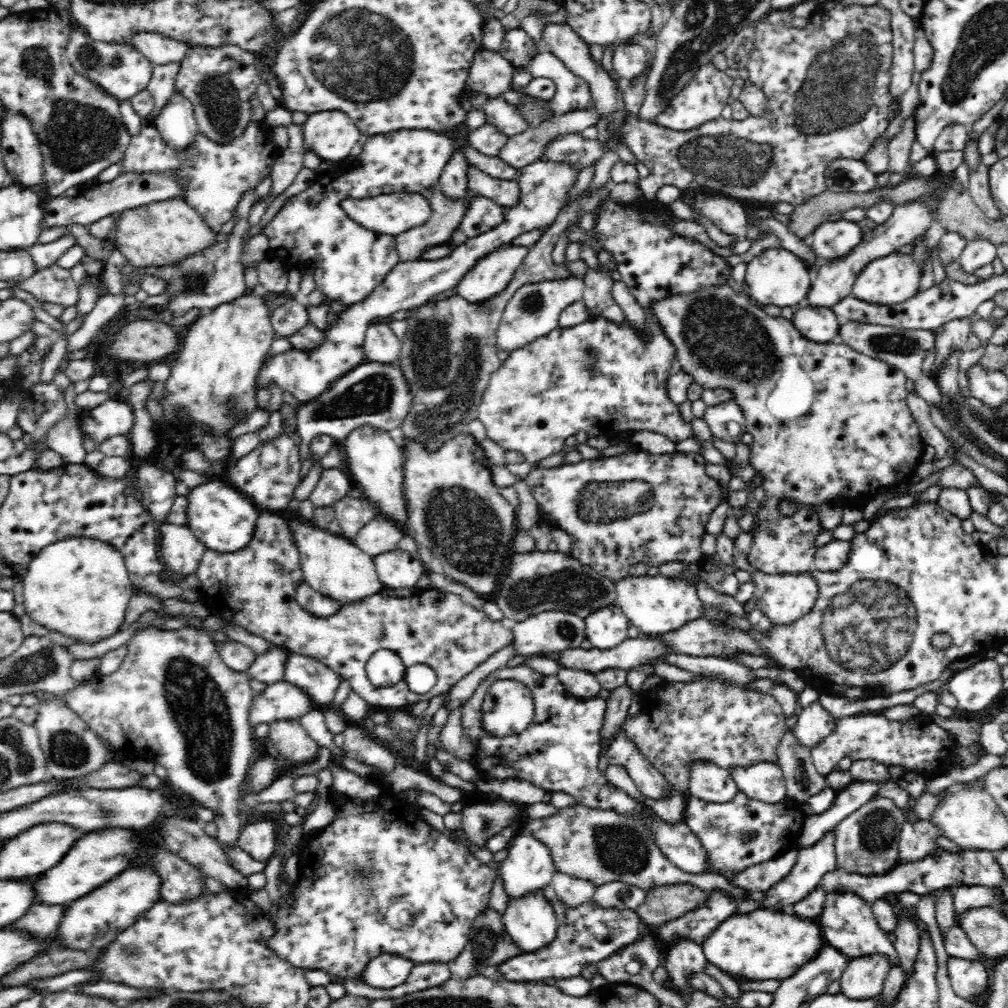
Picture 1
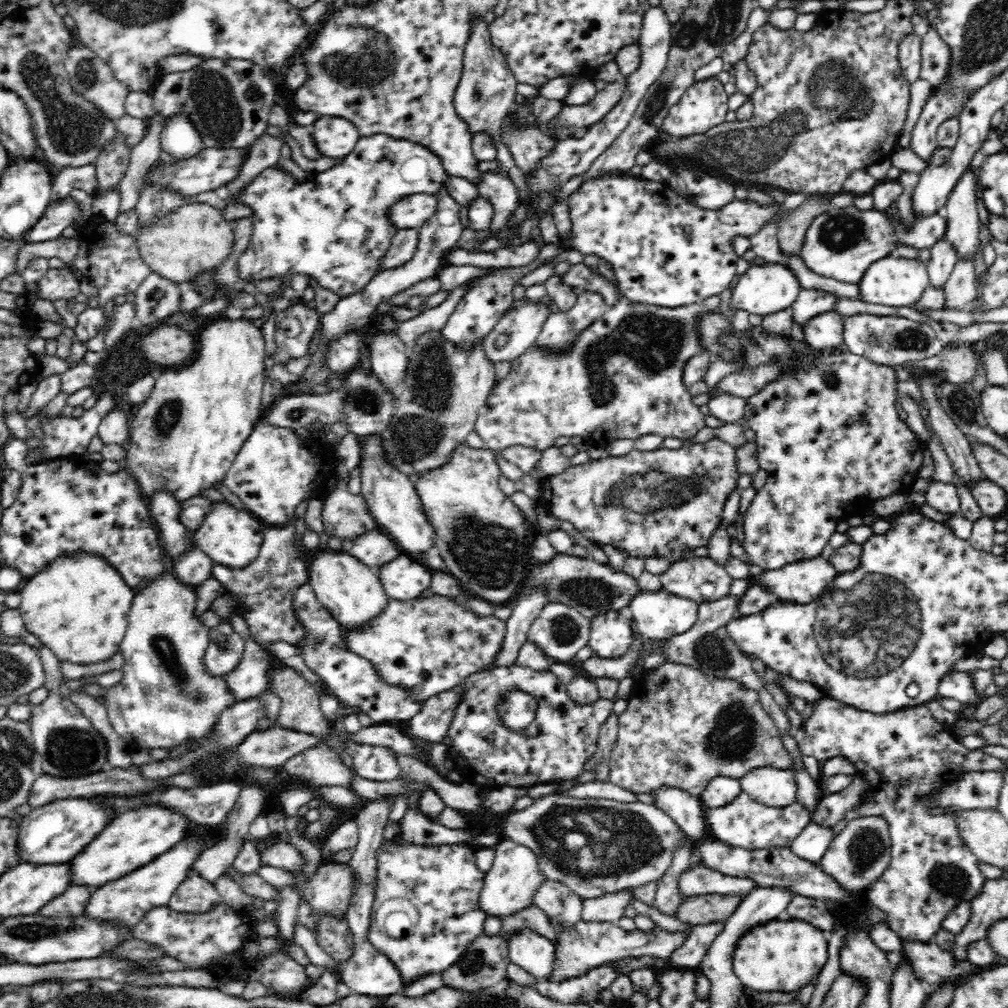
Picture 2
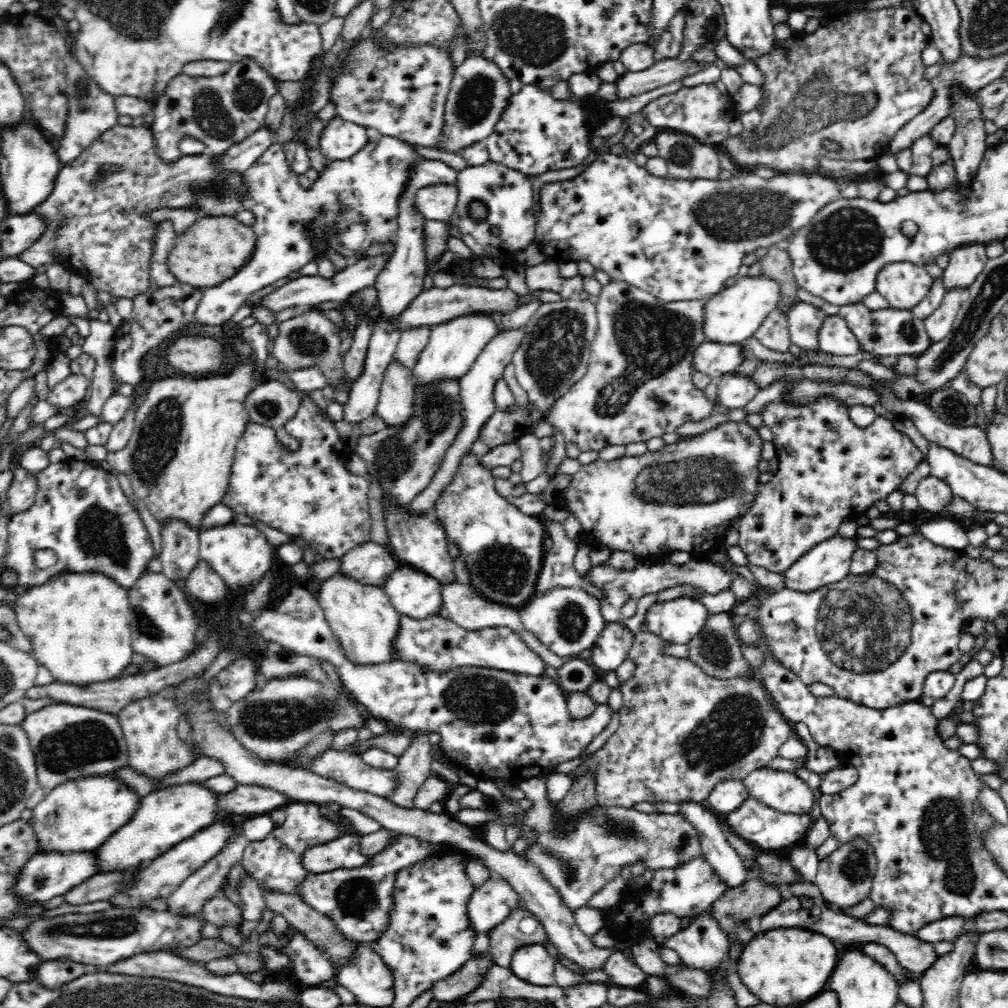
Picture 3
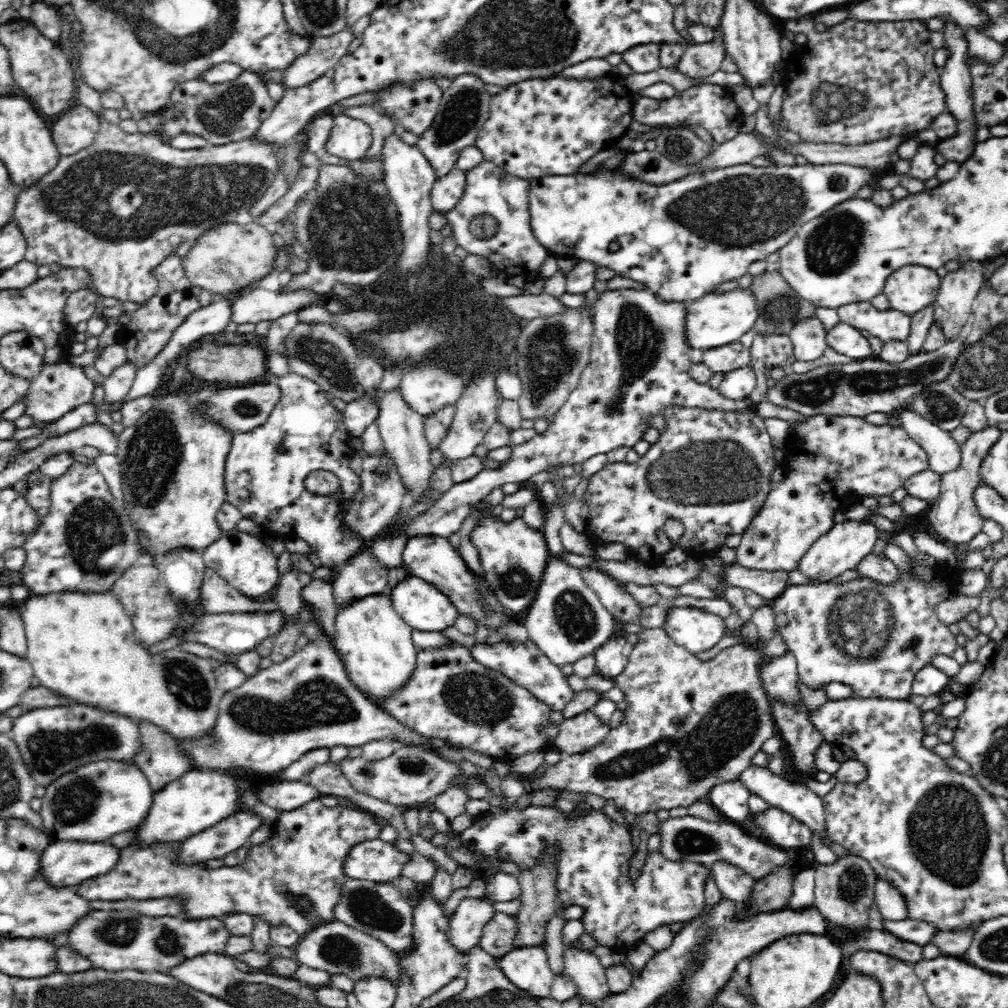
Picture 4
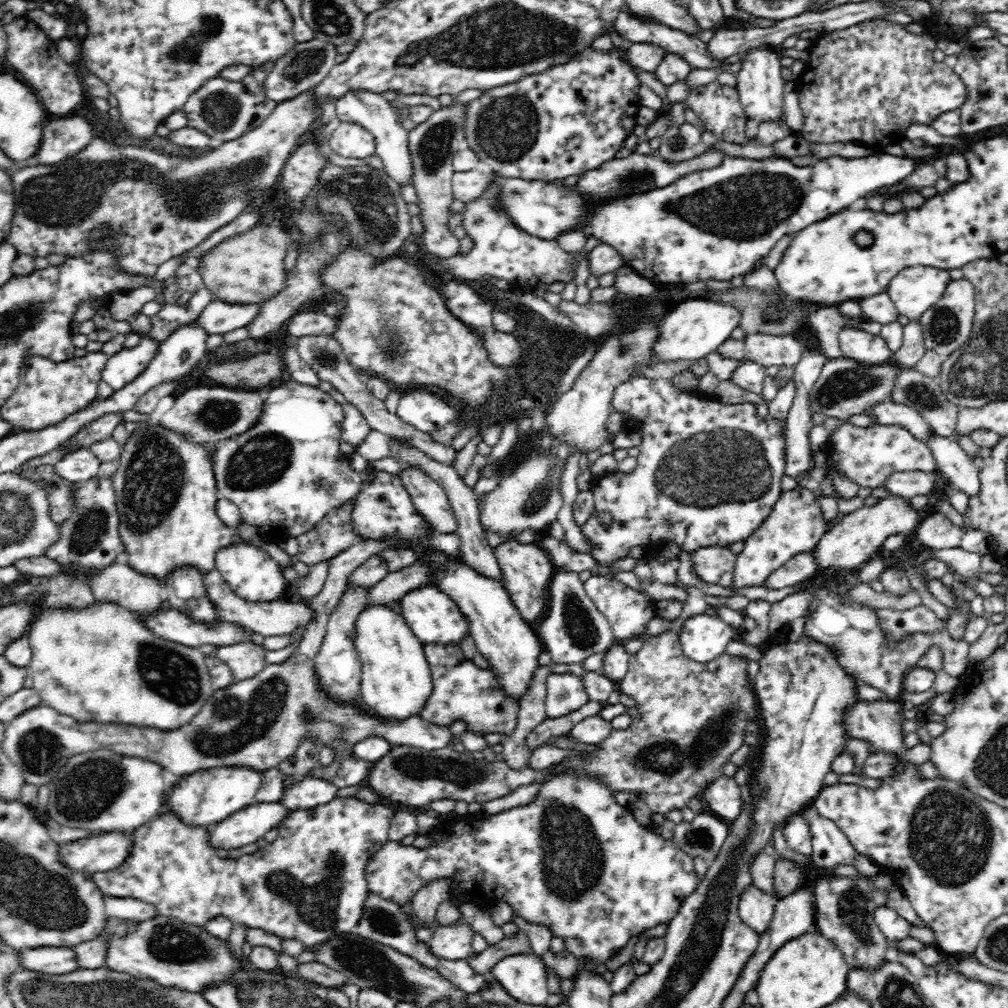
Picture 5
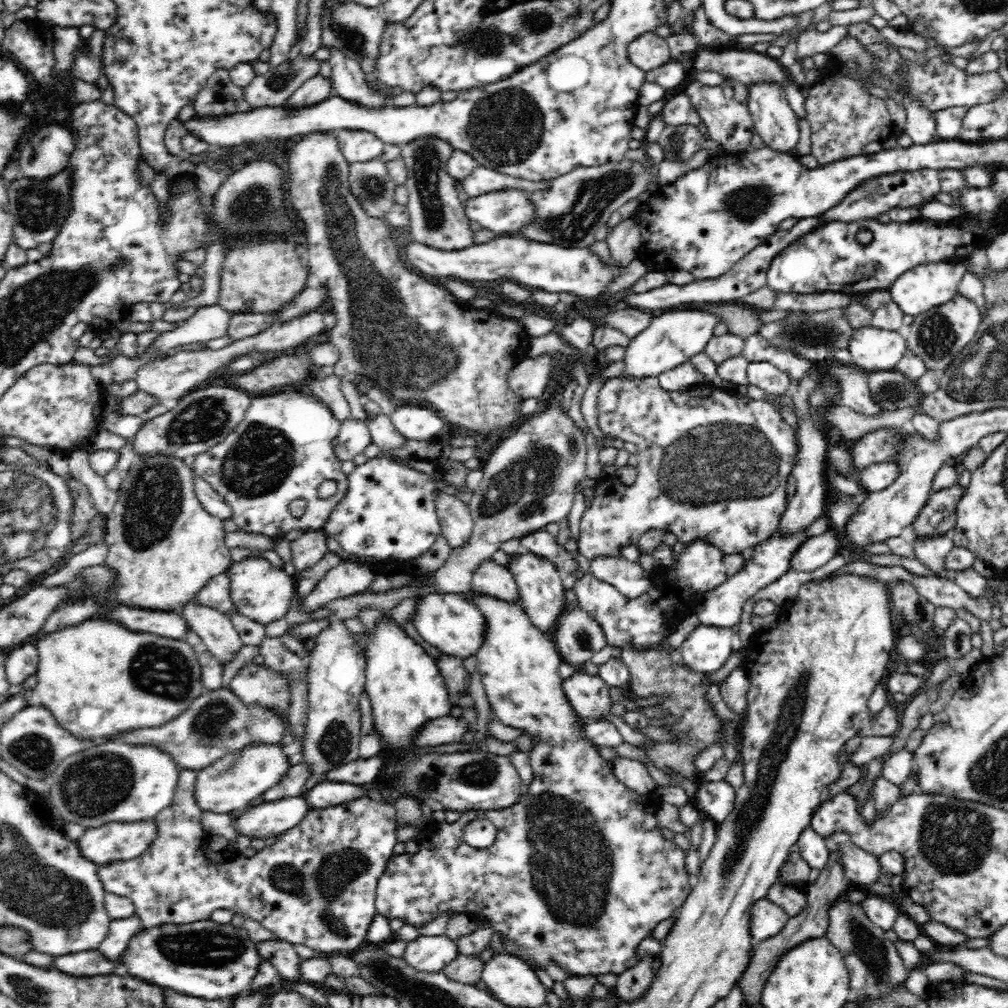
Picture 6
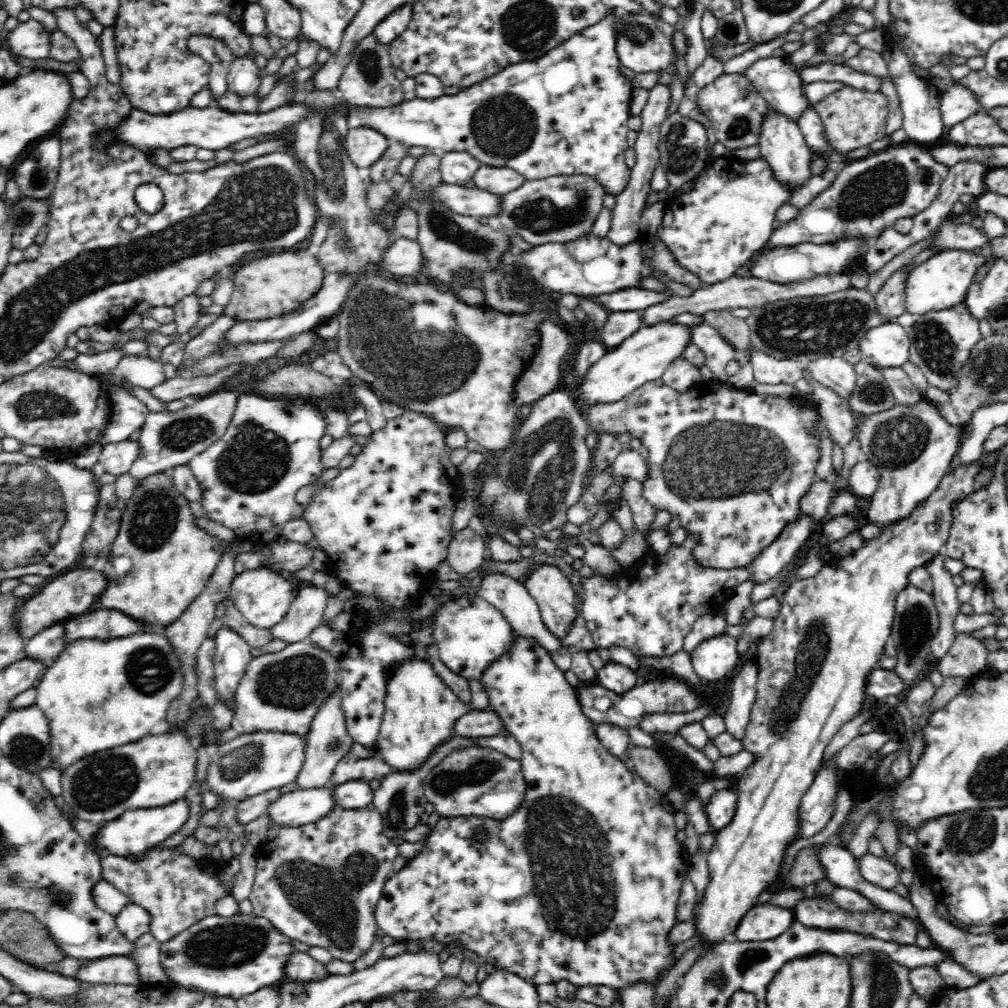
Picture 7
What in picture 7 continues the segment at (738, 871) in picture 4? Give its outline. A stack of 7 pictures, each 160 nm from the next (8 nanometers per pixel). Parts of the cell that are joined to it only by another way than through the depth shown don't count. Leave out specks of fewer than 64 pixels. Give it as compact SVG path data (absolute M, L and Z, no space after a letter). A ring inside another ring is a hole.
M774 902L758 903L743 916L733 939L756 942L770 940L780 936L794 920L791 909Z

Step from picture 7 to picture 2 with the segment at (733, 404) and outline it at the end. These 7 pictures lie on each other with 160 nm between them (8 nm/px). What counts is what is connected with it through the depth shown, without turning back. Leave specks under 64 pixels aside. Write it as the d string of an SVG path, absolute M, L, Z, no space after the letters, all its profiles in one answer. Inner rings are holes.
M718 437L705 443L686 443L679 449L668 449L663 446L655 451L639 451L632 449L628 454L622 456L609 456L606 458L592 459L580 466L570 466L554 476L548 476L540 481L541 499L540 502L548 509L554 519L569 522L578 533L597 545L610 544L613 548L624 552L632 557L647 559L648 557L662 557L669 561L669 564L684 560L685 551L694 551L702 546L707 546L712 534L723 520L723 509L728 497L734 490L740 491L736 480L736 449Z

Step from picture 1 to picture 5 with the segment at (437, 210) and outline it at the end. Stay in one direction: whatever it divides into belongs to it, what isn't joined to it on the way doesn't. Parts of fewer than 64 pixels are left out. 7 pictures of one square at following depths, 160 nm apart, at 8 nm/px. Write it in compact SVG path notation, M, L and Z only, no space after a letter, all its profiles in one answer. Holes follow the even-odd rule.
M216 299L197 318L208 334L226 334L230 330L248 326L260 314L262 304L230 304Z

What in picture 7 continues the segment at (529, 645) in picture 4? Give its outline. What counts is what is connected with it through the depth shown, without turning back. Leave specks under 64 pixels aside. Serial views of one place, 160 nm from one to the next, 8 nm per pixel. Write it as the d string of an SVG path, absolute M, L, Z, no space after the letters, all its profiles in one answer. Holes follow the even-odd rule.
M672 677L662 681L656 679L641 681L624 694L618 694L604 688L597 680L592 680L592 682L580 681L579 684L574 686L574 690L582 710L591 721L596 724L612 723L624 729L630 728L630 726L638 726L640 718L644 714L652 714L652 712L690 712L690 710L694 710L703 704L701 699L688 686L688 683Z

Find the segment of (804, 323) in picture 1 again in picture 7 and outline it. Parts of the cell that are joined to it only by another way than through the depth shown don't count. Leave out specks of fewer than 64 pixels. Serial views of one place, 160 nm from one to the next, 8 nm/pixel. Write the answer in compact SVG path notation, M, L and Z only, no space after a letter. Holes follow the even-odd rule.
M890 322L870 328L857 349L862 354L862 360L873 367L885 369L906 364L910 358L910 345L907 330L897 322Z

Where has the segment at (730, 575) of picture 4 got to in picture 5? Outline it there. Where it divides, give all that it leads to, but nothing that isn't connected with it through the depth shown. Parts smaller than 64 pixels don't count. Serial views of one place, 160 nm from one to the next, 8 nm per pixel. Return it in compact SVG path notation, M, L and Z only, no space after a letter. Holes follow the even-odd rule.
M813 549L808 553L798 554L773 574L770 574L764 587L771 590L781 590L800 583L811 583L817 577L818 571Z

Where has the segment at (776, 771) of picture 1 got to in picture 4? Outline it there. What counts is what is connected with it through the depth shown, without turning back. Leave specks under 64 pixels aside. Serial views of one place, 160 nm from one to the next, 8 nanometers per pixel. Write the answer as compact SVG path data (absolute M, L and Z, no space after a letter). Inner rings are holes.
M757 765L749 766L739 776L739 781L751 794L758 795L762 800L768 803L768 806L780 809L791 814L796 820L803 822L813 831L820 832L824 837L824 803L822 797L809 790L802 783L798 783L789 776L772 773L768 767L763 768Z

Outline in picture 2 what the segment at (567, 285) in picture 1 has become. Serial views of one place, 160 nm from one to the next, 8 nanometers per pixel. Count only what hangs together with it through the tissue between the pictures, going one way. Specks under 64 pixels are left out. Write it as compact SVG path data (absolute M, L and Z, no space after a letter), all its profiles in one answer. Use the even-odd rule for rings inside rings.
M526 297L516 299L513 306L498 319L496 326L483 338L487 357L491 358L494 363L500 360L510 362L510 360L518 358L518 355L524 354L528 348L535 344L543 324L551 312L552 309L548 303L542 303L542 301L532 303Z

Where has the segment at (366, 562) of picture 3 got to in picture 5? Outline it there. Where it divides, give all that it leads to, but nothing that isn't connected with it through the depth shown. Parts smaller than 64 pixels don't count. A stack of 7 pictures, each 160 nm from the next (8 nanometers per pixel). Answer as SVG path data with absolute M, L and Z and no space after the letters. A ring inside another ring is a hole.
M352 583L348 584L339 603L329 614L326 638L324 638L324 644L322 644L318 656L315 658L315 671L319 676L319 684L321 684L321 688L329 692L330 698L340 698L337 702L345 702L345 704L357 704L359 702L362 669L360 669L360 657L358 657L358 652L355 650L353 640L350 637L358 614L367 604L371 588L352 585Z

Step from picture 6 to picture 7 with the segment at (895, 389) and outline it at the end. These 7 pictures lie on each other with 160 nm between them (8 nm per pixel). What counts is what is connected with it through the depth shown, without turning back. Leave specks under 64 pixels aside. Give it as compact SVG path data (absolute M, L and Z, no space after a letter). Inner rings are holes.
M861 360L854 365L857 385L848 399L851 410L863 414L884 413L897 404L880 369Z

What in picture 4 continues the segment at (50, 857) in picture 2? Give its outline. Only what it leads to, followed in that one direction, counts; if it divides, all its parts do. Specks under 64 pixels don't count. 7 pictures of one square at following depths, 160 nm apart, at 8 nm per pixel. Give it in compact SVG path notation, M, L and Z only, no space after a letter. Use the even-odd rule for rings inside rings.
M89 762L54 779L41 798L40 817L52 841L110 842L115 834L134 829L152 804L152 788L146 775L132 762Z

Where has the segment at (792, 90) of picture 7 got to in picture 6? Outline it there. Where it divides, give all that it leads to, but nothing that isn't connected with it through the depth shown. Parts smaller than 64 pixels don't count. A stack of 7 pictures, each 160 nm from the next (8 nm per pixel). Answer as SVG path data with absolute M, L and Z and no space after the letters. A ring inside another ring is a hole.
M699 46L690 64L690 70L700 71L700 73L719 73L726 80L735 80L744 85L750 85L759 80L776 80L776 83L786 88L789 79L788 72L778 60L767 54L736 48L714 51L708 47Z

